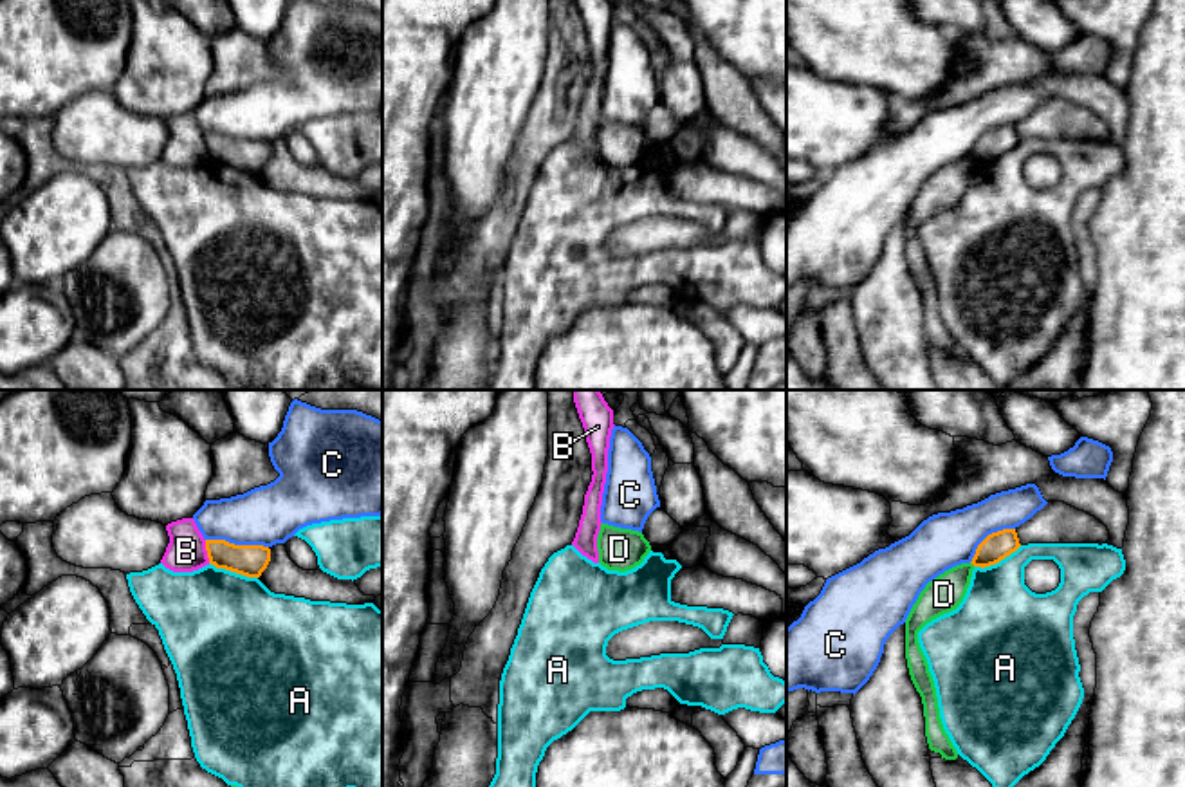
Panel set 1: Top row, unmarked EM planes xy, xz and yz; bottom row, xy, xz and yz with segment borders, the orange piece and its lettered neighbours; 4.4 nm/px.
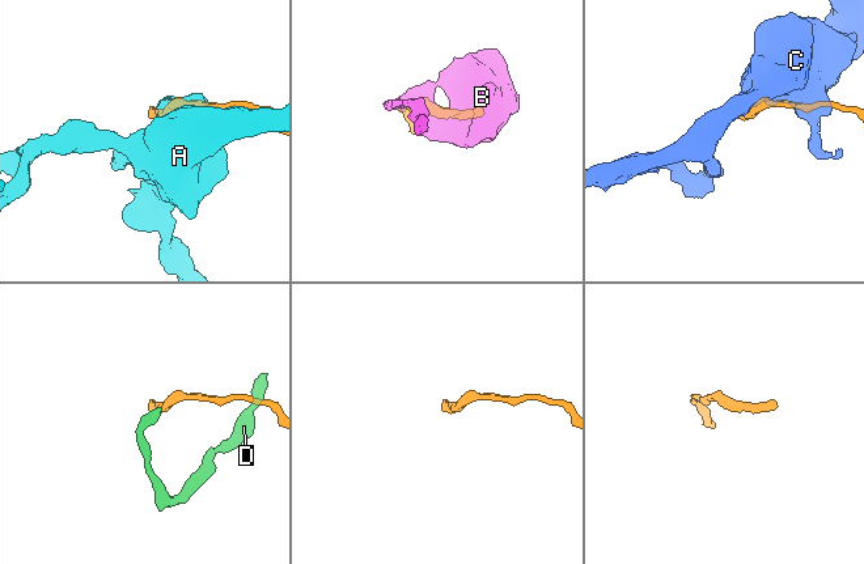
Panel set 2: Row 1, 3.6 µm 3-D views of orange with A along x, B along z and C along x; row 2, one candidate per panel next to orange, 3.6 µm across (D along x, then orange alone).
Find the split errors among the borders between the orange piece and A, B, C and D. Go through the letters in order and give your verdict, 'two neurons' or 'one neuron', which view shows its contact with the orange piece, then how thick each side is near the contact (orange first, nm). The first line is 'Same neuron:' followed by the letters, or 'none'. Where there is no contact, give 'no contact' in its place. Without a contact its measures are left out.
Same neuron: none
A: two neurons; meets orange in xy; 140 nm thick on the orange side, 500 nm on the other
B: two neurons; meets orange in xy; 140 nm thick on the orange side, 180 nm on the other
C: two neurons; meets orange in xy; 140 nm thick on the orange side, 260 nm on the other
D: two neurons; meets orange in yz; 120 nm thick on the orange side, 160 nm on the other

